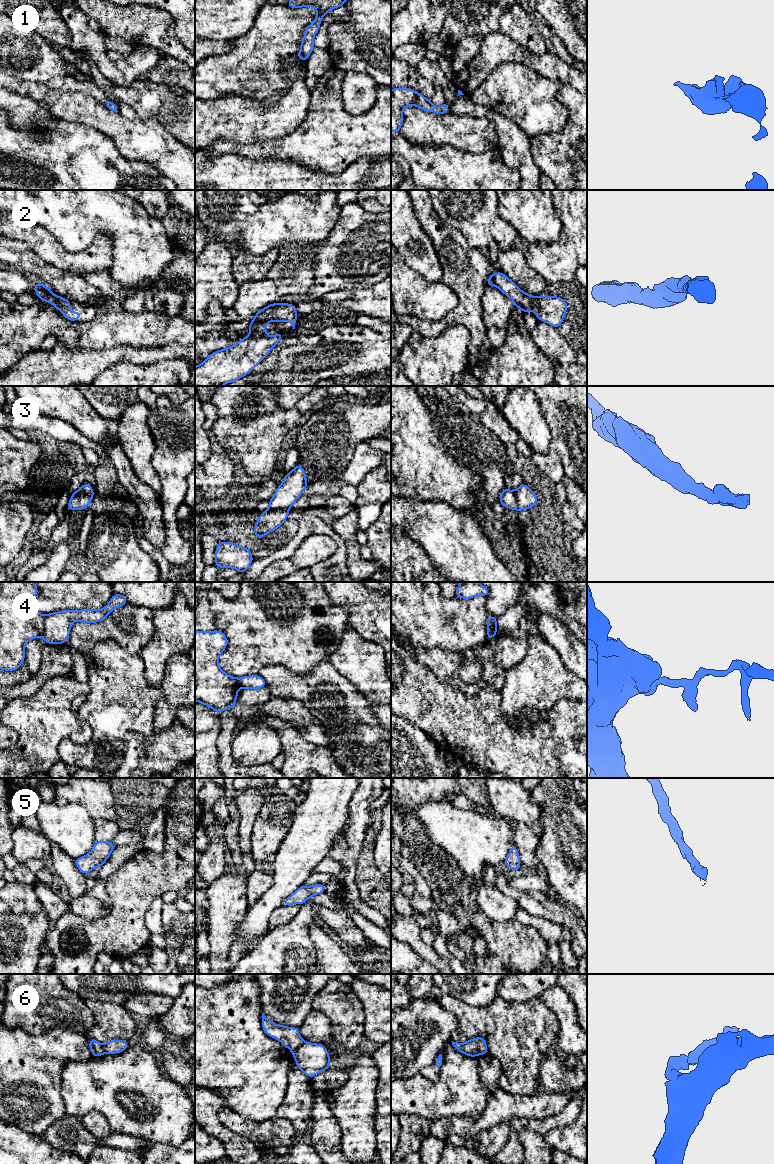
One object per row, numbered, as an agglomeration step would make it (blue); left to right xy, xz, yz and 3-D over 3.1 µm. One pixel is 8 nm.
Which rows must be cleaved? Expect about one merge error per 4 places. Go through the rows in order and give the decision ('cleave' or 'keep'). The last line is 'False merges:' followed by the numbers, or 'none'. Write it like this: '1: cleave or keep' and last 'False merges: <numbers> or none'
1: keep
2: keep
3: keep
4: cleave
5: keep
6: cleave
False merges: 4, 6

